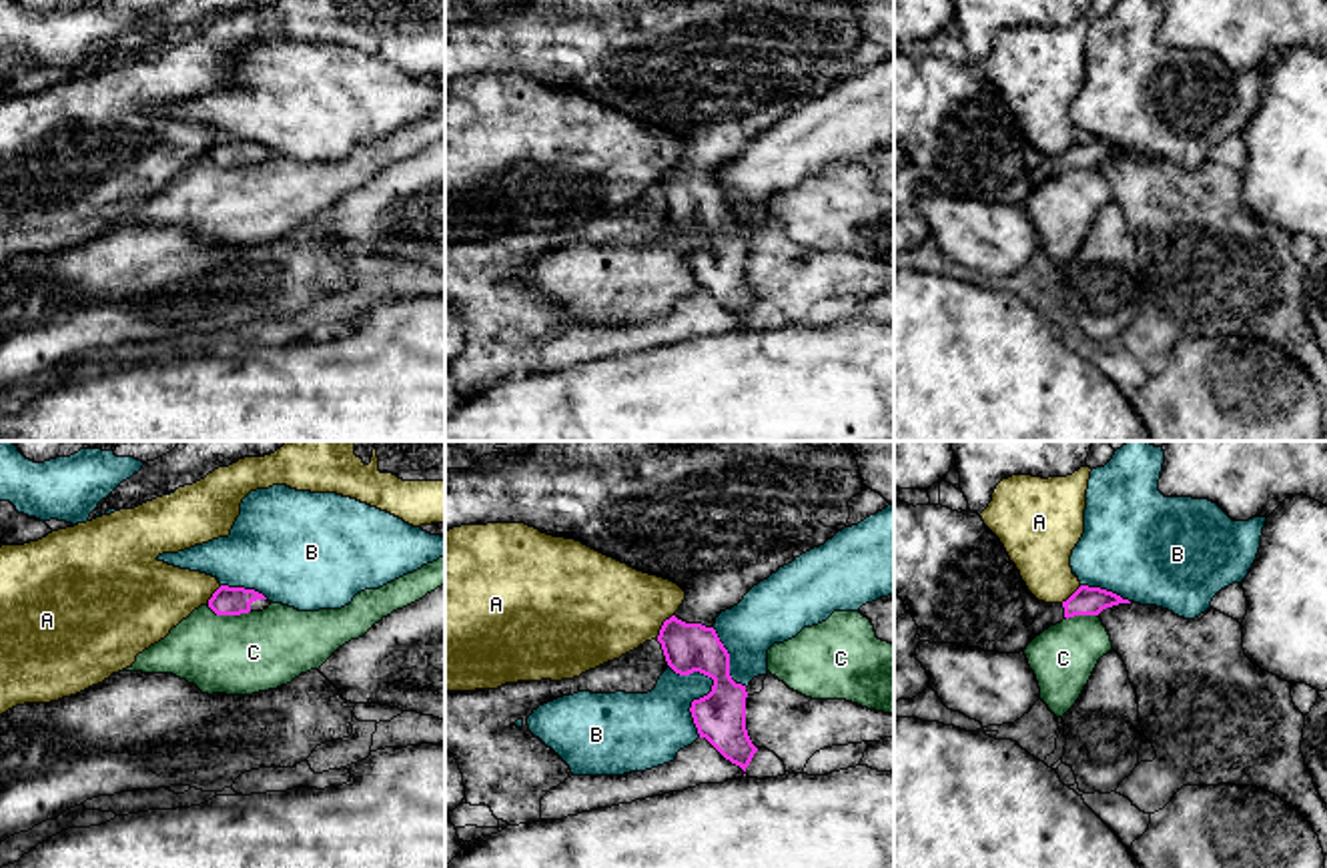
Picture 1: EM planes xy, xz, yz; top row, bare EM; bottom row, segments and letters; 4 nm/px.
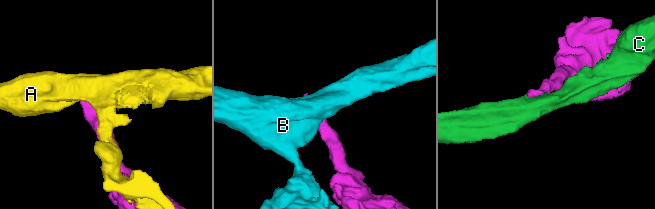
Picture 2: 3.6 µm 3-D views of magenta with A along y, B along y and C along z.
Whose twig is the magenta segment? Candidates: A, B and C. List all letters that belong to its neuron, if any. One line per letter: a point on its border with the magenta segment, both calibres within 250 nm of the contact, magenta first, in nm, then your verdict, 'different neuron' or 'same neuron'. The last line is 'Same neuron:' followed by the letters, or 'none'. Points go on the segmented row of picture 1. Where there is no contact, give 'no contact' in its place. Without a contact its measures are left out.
A: xz (662, 626) | 200/400 nm | different neuron
B: xz (712, 690) | 200/260 nm | different neuron
C: xy (229, 614) | 110/320 nm | different neuron
Same neuron: none

